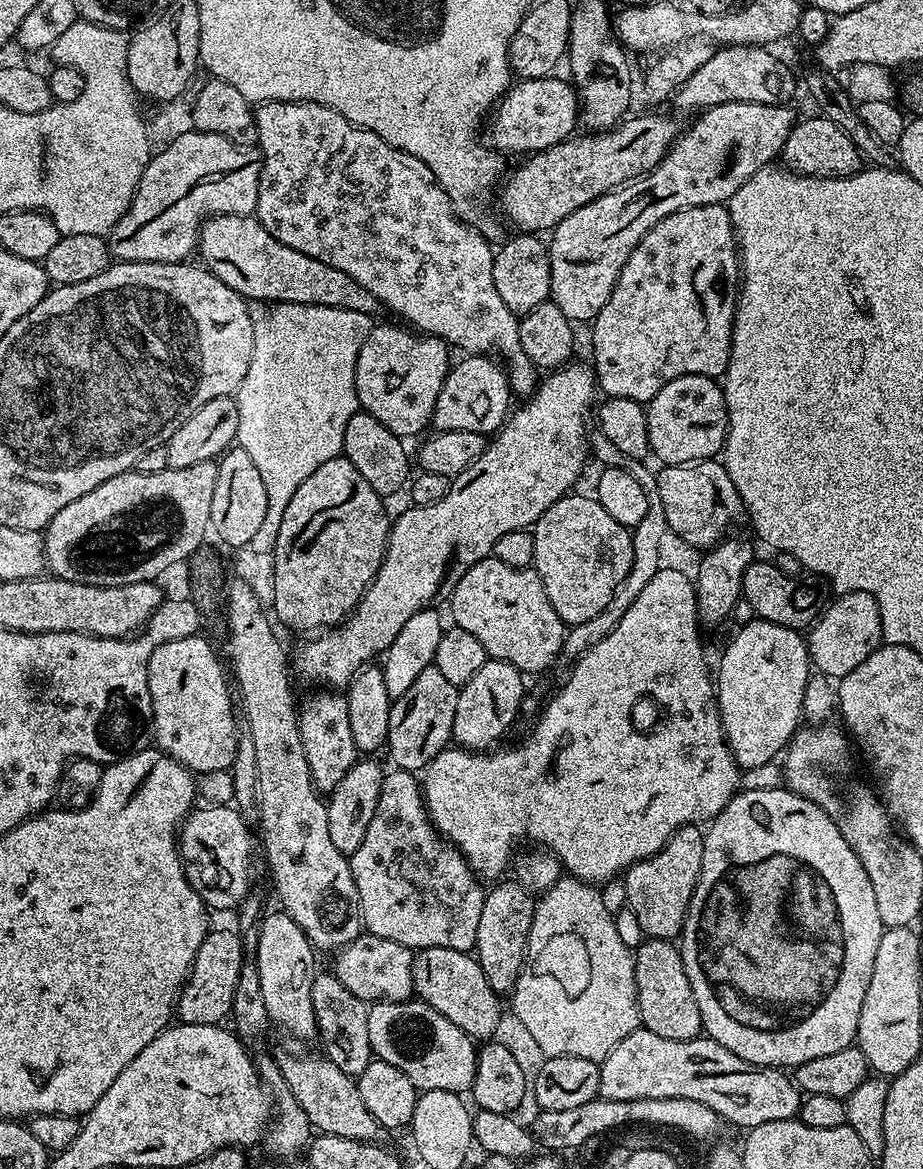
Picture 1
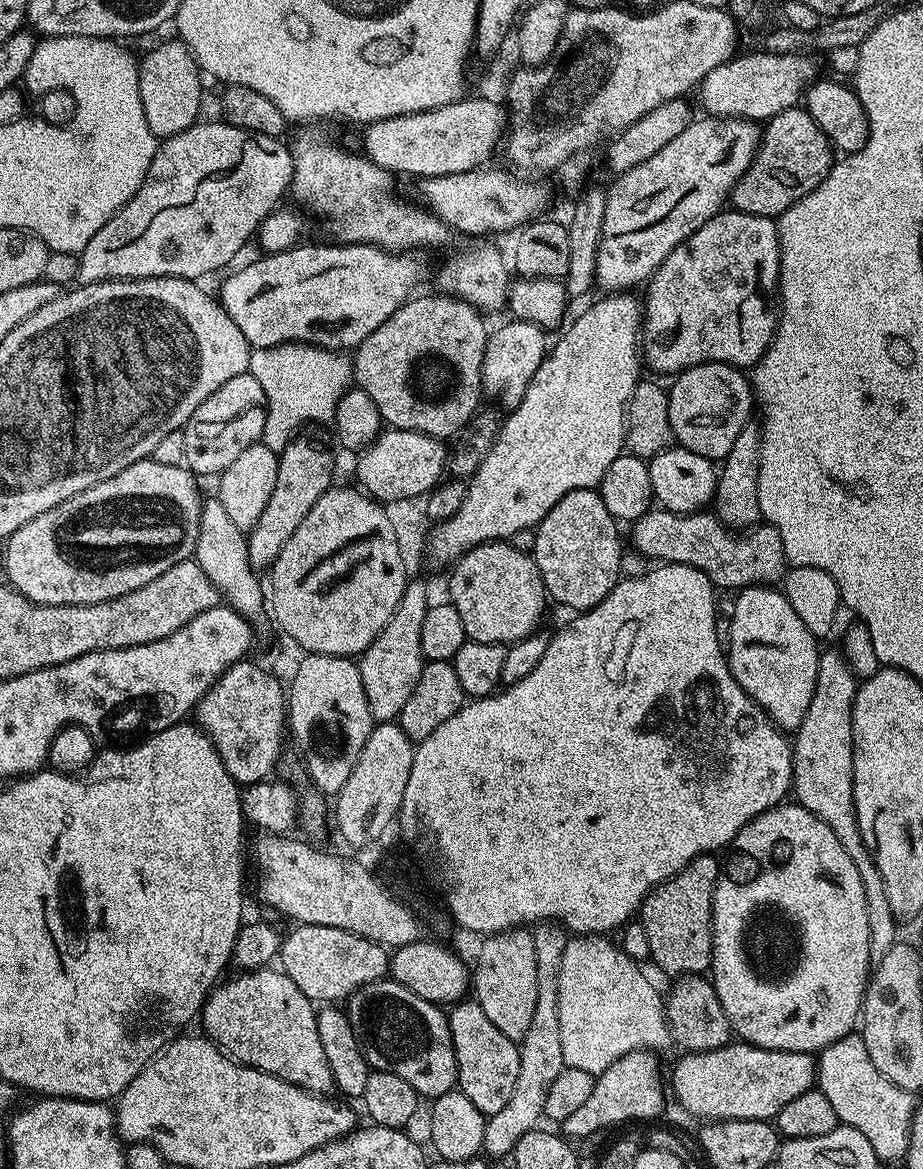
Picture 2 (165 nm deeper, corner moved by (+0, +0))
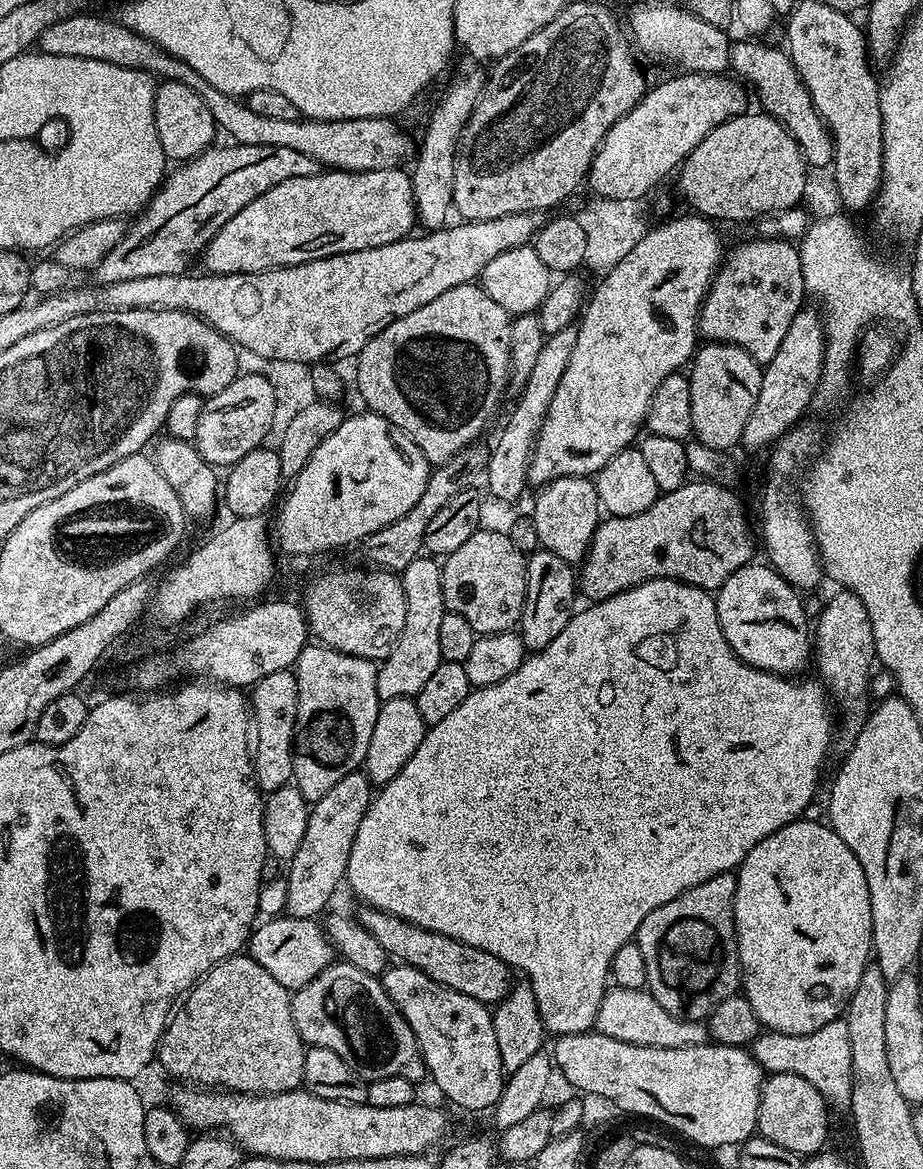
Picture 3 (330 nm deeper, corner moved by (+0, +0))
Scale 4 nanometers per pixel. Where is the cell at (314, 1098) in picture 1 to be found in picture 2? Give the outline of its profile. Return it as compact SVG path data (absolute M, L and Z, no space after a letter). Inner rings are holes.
M279 967L254 968L236 975L240 976L225 979L208 993L198 1013L199 1023L204 1023L203 1035L219 1044L233 1060L250 1068L277 1076L307 1092L331 1093L334 1085L322 1038L318 1038L313 1001L304 997Z

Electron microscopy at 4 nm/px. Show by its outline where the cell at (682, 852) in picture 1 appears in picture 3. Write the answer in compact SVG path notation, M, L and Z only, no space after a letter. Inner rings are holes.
M723 872L678 894L674 902L666 902L666 906L658 906L658 910L650 910L650 914L642 918L642 926L636 932L634 943L642 950L642 958L646 962L647 991L652 993L662 1010L674 1014L679 1020L707 1021L719 1004L741 991L742 977L734 922L735 893L736 872Z

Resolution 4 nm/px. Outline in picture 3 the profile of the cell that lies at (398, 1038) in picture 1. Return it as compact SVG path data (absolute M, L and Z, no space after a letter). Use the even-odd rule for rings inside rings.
M333 962L323 968L306 986L295 989L292 1013L298 1034L305 1045L326 1046L343 1056L365 1081L378 1078L406 1078L413 1082L425 1079L426 1069L414 1030L386 994L377 977L343 962Z

